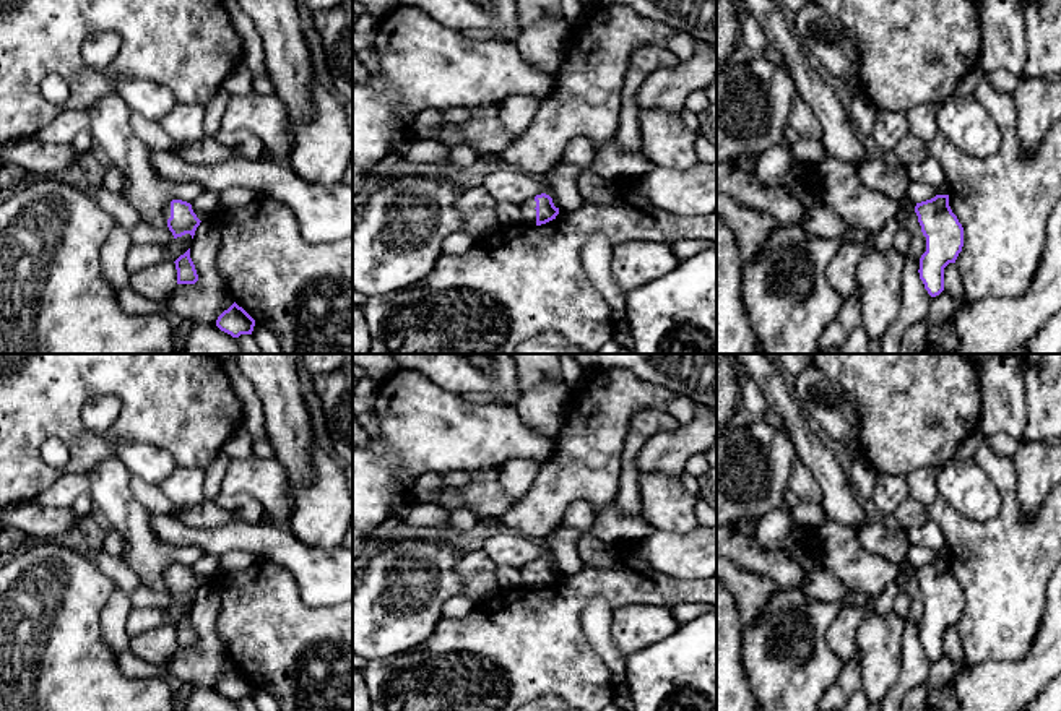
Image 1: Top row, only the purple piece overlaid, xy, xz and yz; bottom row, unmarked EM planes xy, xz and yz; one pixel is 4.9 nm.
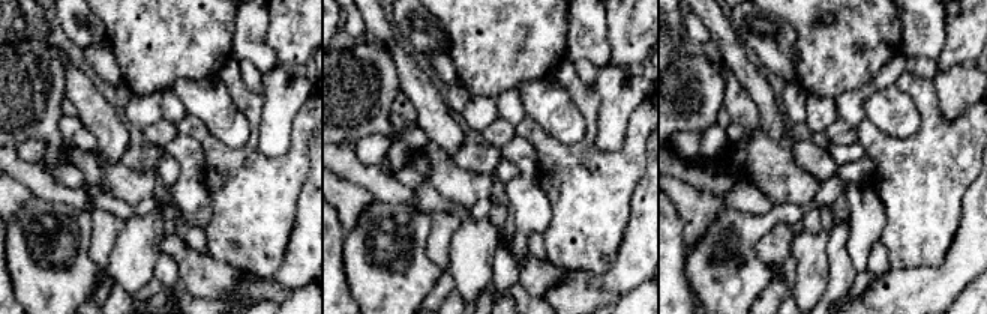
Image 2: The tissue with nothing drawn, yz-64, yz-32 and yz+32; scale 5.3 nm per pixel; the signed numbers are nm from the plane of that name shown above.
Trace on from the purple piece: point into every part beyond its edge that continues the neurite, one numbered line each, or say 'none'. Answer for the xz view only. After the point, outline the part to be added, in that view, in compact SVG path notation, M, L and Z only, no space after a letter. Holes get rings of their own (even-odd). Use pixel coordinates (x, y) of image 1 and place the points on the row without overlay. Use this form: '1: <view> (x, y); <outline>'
1: xz (528, 577); M535 562L528 563L520 570L522 573L522 588L523 589L536 589L536 565Z

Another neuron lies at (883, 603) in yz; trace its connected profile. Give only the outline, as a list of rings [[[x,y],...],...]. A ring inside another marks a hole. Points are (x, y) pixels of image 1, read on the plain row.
[[[895,583],[887,584],[881,594],[874,596],[873,609],[881,615],[890,614],[899,591],[900,588]]]

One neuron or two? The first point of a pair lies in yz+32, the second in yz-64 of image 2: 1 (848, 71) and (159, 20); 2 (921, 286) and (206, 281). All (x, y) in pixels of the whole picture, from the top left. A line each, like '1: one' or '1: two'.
1: one
2: two

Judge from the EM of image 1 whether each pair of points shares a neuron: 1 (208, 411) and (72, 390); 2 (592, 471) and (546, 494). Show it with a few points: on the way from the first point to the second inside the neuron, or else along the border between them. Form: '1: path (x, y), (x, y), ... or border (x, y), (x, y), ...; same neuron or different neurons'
1: path (174, 393), (163, 382), (106, 382); same neuron
2: path (580, 471), (567, 474), (558, 484); same neuron

